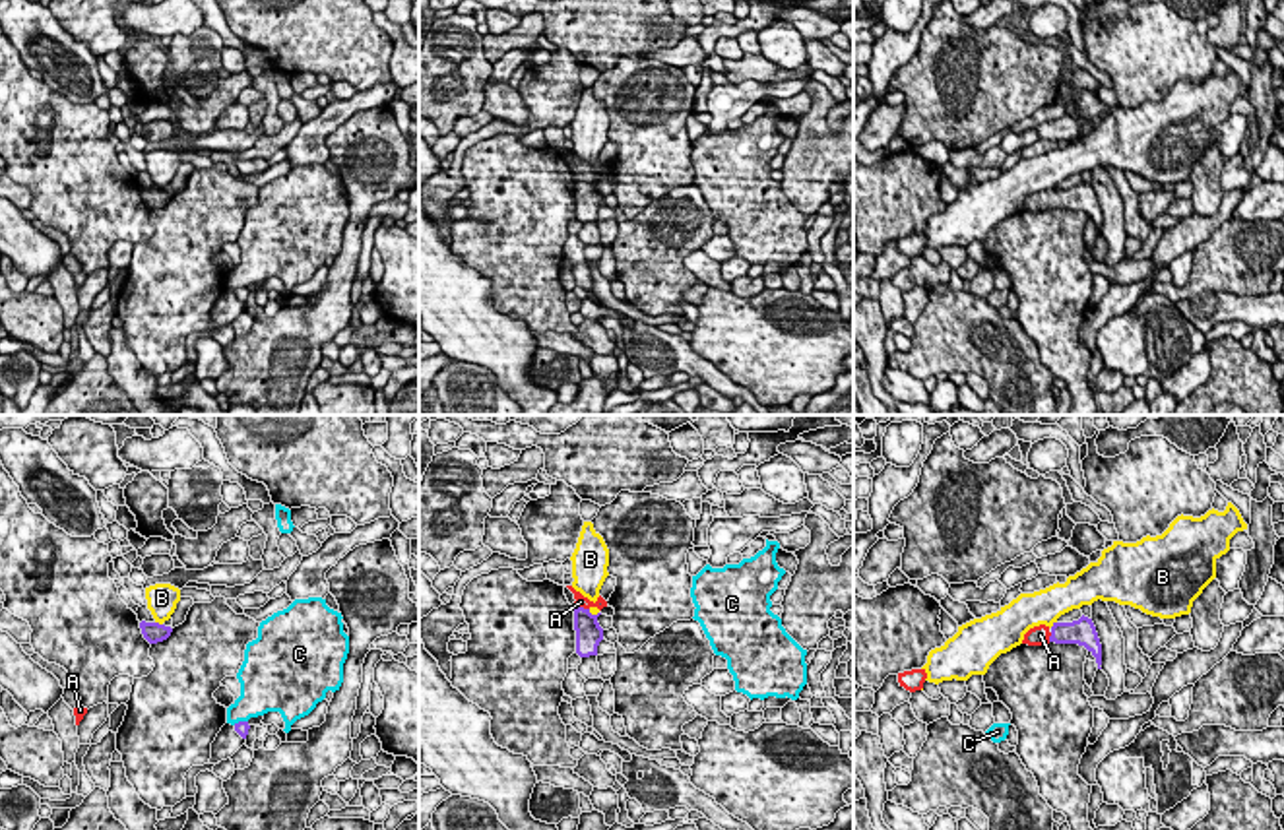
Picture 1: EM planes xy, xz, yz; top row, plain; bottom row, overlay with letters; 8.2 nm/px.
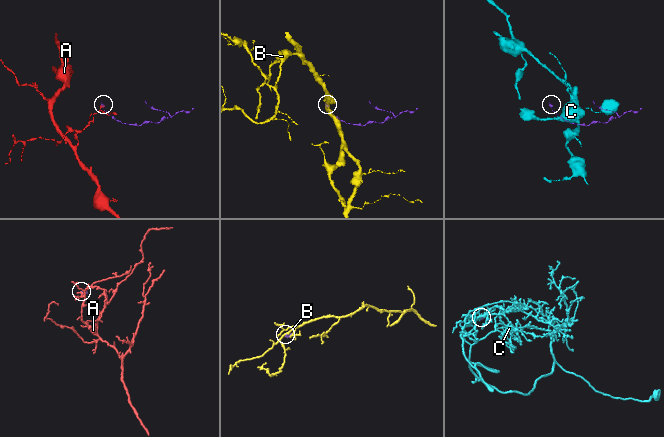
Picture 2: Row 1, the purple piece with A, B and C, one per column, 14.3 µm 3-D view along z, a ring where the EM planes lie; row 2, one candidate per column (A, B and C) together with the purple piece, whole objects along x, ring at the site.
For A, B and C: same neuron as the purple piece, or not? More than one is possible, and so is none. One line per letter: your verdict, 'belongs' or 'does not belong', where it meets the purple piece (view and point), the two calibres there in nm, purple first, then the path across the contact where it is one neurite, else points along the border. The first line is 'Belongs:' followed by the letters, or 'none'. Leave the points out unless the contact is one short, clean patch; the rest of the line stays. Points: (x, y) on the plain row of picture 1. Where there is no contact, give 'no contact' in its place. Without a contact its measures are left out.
Belongs: A
A: belongs; meets purple in xz at (580, 173); 220 nm thick on the purple side, 100 nm on the other; runs through xz (588, 198), (580, 173), (580, 167)
B: does not belong; meets purple in yz at (1054, 191); 220 nm thick on the purple side, 280 nm on the other; border along yz (1056, 187), (1050, 192)
C: does not belong; meets purple in xy at (239, 287); 120 nm thick on the purple side, 280 nm on the other; border along xy (247, 286), (233, 289)

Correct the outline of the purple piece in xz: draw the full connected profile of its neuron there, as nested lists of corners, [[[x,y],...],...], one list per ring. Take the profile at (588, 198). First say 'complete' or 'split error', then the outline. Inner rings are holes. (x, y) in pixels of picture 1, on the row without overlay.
split error; [[[566,151],[574,159],[574,196],[576,196],[576,219],[580,223],[597,221],[597,211],[603,206],[603,194],[597,188],[597,180],[592,180],[590,175],[597,173],[599,176],[607,173],[607,167],[599,161],[597,167],[590,167],[572,151]]]

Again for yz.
split error; [[[1082,180],[1073,188],[1053,188],[1051,194],[1040,190],[1030,194],[1022,206],[1028,211],[1045,211],[1049,208],[1084,211],[1096,223],[1098,235],[1102,235],[1102,209],[1092,184]]]

